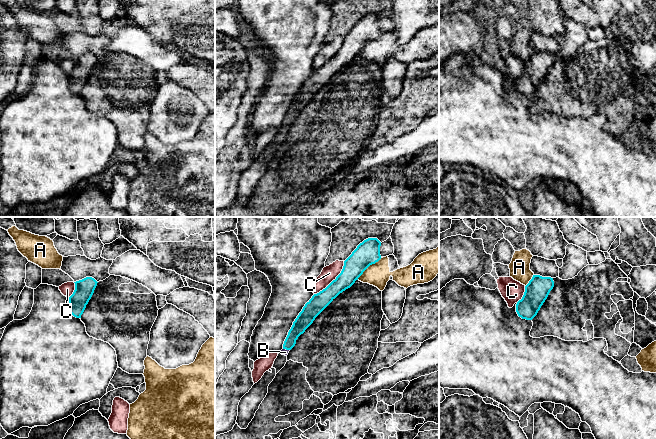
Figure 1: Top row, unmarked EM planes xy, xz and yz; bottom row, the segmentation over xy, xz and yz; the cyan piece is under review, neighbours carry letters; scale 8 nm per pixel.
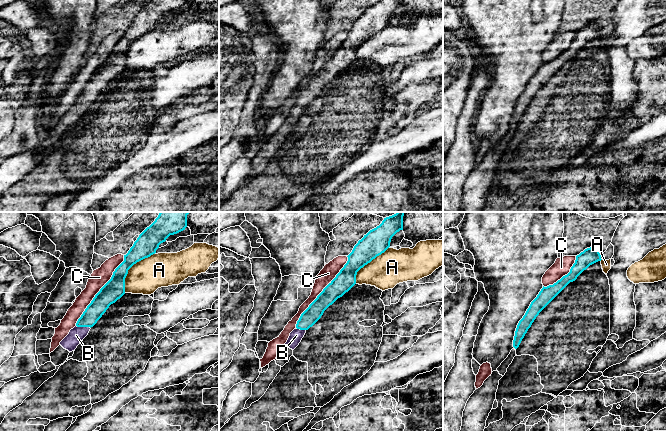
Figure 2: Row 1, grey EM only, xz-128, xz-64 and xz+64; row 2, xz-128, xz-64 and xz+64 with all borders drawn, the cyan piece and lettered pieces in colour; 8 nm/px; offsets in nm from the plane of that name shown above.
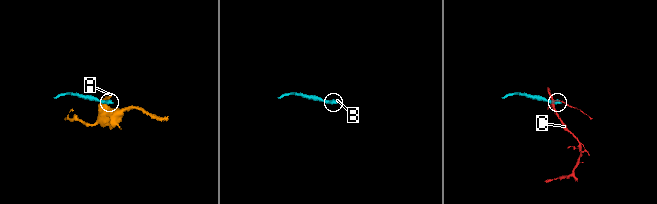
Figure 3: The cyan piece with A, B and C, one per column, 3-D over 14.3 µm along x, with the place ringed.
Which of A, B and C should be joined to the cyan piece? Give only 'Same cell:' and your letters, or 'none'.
Same cell: B

